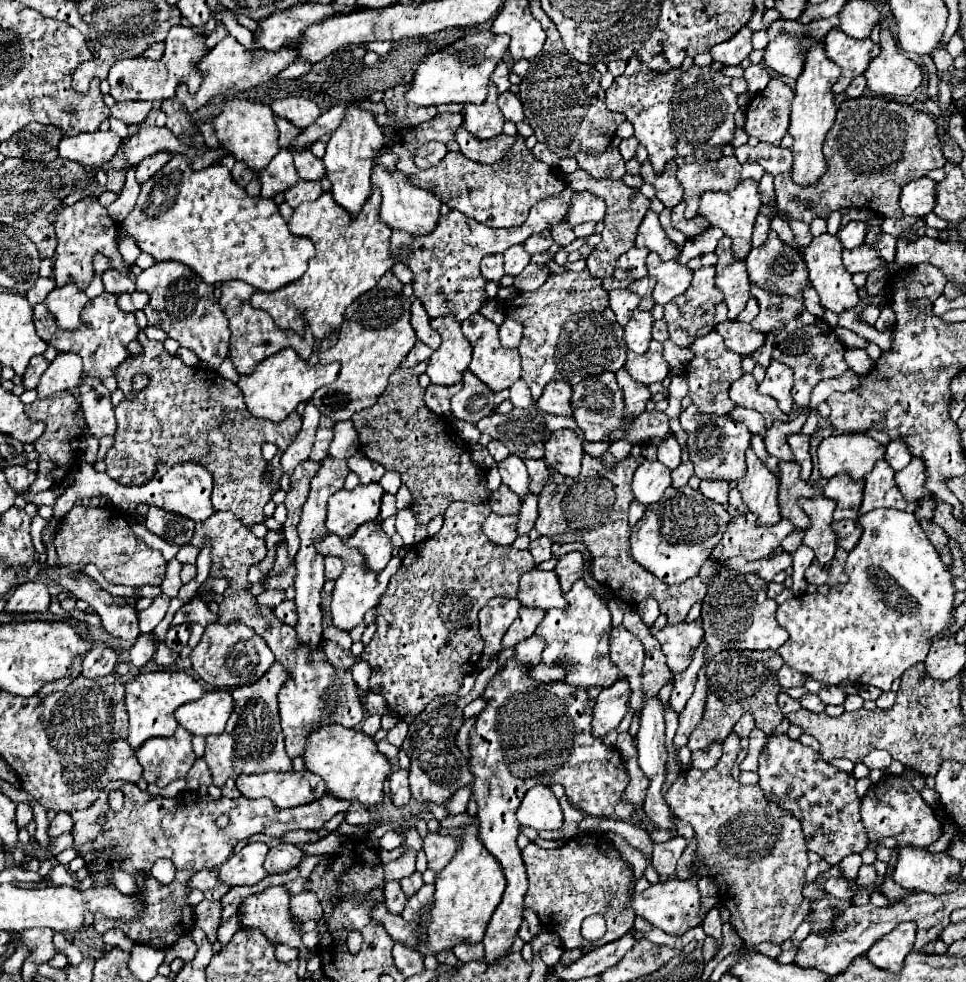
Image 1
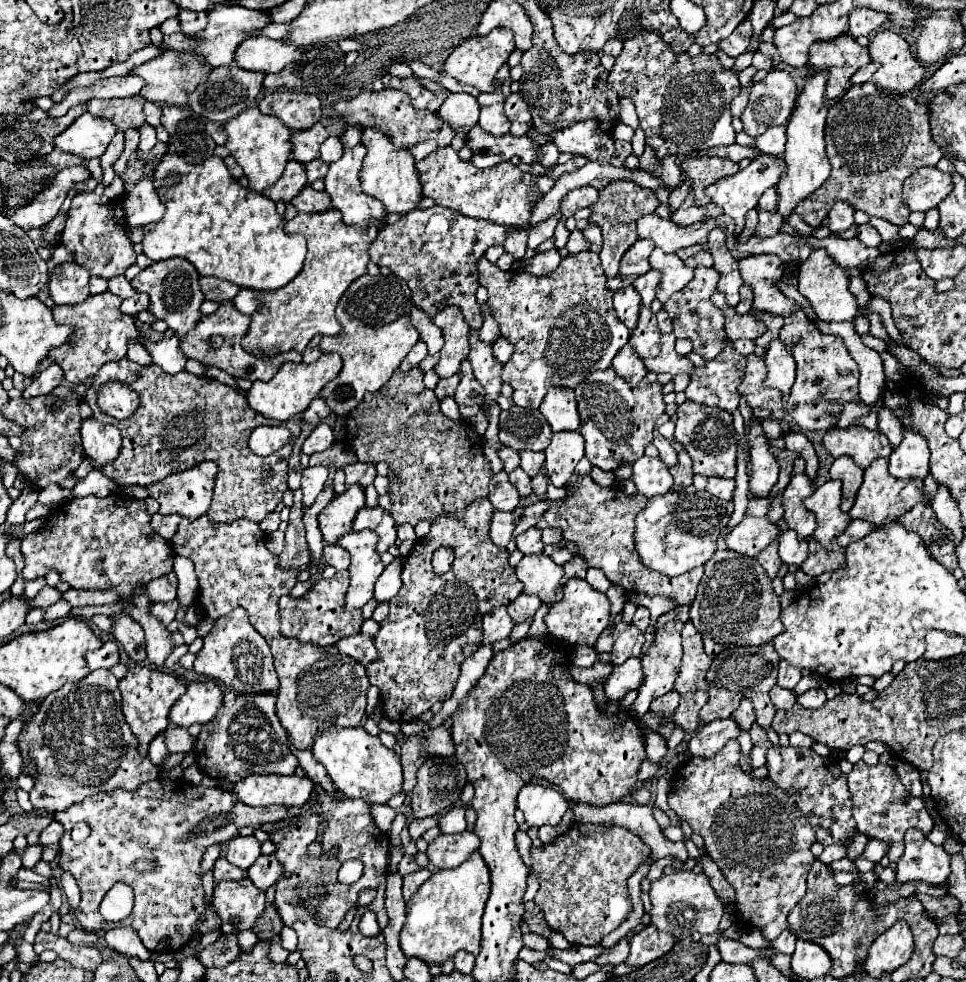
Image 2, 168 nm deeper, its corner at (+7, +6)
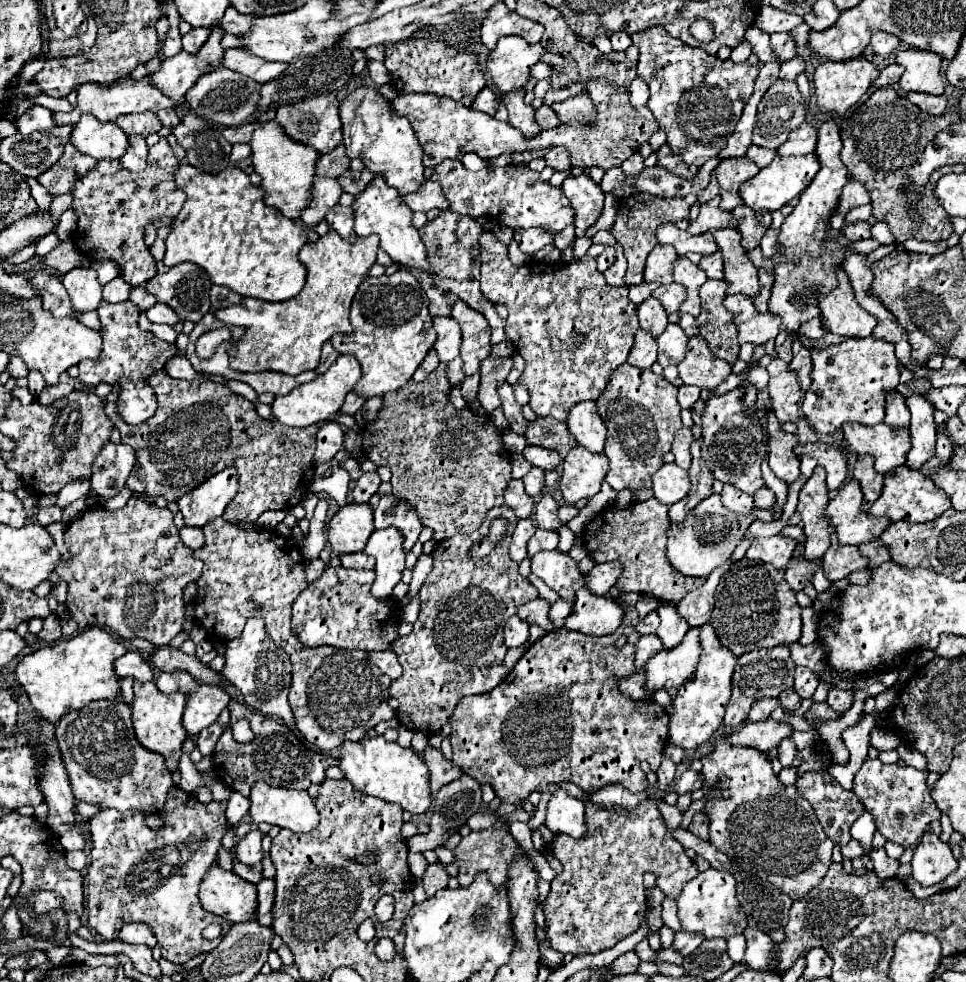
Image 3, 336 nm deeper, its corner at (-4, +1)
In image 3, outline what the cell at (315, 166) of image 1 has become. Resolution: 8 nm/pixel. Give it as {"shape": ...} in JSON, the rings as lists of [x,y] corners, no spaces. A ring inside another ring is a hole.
{"shape":[[[347,170],[343,176],[337,178],[337,182],[339,182],[339,186],[341,186],[345,192],[357,194],[357,192],[361,192],[361,190],[365,188],[367,180],[373,178],[371,174],[373,174],[373,172],[369,172],[369,170],[363,170],[363,172],[351,172],[351,170]]]}

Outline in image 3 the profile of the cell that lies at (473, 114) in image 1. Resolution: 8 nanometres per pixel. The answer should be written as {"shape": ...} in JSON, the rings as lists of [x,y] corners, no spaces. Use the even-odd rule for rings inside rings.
{"shape":[[[513,92],[505,96],[505,106],[509,110],[509,124],[523,132],[525,138],[533,138],[541,132],[541,128],[535,124],[535,110],[523,102],[523,92]]]}

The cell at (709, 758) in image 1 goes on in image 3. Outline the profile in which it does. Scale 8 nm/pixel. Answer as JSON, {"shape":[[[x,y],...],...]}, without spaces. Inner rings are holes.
{"shape":[[[769,718],[765,722],[745,722],[743,728],[727,734],[727,742],[733,746],[751,746],[761,752],[767,752],[775,748],[791,732],[791,724],[775,722]]]}

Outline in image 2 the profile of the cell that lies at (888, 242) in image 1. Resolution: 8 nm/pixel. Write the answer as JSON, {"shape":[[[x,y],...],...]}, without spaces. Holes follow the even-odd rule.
{"shape":[[[868,223],[856,227],[856,239],[860,239],[860,241],[862,241],[864,245],[868,245],[868,247],[876,247],[876,245],[882,241],[880,235],[876,233],[876,229],[872,229]]]}

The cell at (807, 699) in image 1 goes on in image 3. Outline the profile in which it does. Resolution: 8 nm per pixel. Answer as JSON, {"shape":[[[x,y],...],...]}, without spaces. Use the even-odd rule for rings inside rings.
{"shape":[[[831,686],[829,694],[827,694],[827,704],[837,712],[847,712],[851,708],[851,704],[853,704],[853,692]]]}

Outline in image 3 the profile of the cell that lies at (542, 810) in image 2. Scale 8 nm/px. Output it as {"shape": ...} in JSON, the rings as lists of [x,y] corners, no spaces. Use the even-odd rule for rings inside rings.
{"shape":[[[559,788],[551,794],[547,804],[545,826],[555,834],[569,834],[581,838],[585,834],[585,804],[573,798],[567,790]]]}

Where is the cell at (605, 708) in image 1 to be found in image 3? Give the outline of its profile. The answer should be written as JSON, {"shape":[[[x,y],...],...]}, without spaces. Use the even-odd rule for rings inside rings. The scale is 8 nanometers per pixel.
{"shape":[[[691,628],[679,646],[673,650],[661,650],[645,664],[645,692],[657,692],[661,688],[681,686],[697,666],[701,654],[699,628]]]}

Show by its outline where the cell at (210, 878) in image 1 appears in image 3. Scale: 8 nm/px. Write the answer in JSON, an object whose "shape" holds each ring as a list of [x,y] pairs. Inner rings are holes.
{"shape":[[[235,862],[233,872],[235,872],[239,878],[243,878],[243,880],[247,880],[247,882],[253,882],[253,884],[257,884],[257,882],[263,878],[263,868],[261,868],[261,864],[243,866],[241,862]]]}

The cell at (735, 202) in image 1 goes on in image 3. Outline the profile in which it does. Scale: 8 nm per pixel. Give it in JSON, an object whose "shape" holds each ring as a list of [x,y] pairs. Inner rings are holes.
{"shape":[[[805,154],[805,156],[783,156],[783,158],[775,158],[769,166],[761,168],[757,176],[749,178],[747,182],[743,182],[739,196],[743,200],[745,206],[753,208],[757,218],[763,216],[763,212],[773,212],[779,210],[781,206],[785,206],[789,200],[793,200],[795,196],[799,196],[809,182],[813,180],[813,176],[819,170],[819,162],[815,158],[815,154]]]}

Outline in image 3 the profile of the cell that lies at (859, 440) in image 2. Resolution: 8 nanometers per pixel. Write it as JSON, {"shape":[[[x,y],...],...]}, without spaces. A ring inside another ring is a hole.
{"shape":[[[855,422],[843,424],[843,436],[851,452],[869,454],[875,458],[875,470],[887,474],[889,470],[905,464],[911,446],[907,430],[893,430],[889,426],[863,426]]]}

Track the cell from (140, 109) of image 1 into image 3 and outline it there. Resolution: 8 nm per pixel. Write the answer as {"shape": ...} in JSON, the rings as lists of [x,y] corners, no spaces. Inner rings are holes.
{"shape":[[[151,112],[119,116],[119,118],[115,118],[115,124],[119,124],[121,130],[123,130],[127,136],[131,136],[131,134],[149,136],[149,134],[153,134],[153,132],[159,132],[159,128],[161,128],[161,122],[159,122],[157,116],[151,114]]]}

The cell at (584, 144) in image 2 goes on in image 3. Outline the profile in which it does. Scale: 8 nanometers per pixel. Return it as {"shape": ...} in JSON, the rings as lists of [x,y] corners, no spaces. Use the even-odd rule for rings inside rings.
{"shape":[[[587,92],[575,96],[575,98],[567,98],[565,102],[557,102],[553,106],[553,110],[557,112],[559,120],[563,124],[567,122],[585,122],[587,126],[593,126],[593,120],[595,120],[595,106],[589,98]]]}

